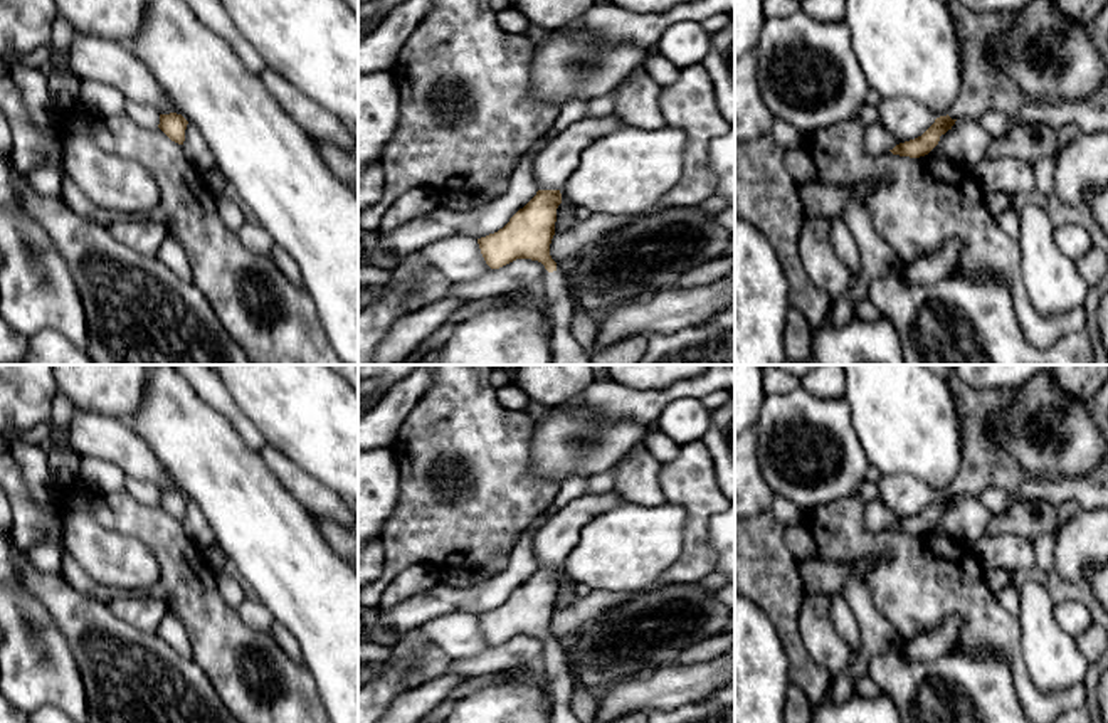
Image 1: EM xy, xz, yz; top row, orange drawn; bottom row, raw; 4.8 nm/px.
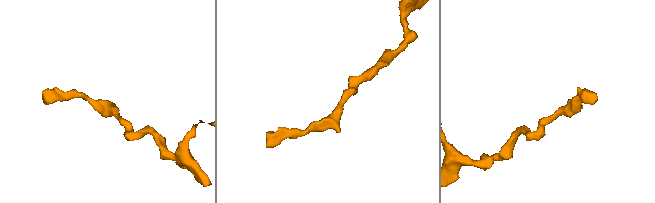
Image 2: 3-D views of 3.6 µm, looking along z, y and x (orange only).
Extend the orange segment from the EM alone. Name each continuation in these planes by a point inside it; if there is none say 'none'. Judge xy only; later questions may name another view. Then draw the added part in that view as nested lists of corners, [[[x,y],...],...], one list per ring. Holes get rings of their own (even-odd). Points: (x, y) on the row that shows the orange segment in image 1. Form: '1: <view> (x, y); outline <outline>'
none

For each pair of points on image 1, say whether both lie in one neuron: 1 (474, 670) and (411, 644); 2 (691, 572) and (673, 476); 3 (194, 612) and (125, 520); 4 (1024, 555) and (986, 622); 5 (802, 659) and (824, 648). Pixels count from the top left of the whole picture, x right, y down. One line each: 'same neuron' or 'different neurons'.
1: different neurons
2: same neuron
3: same neuron
4: different neurons
5: different neurons

